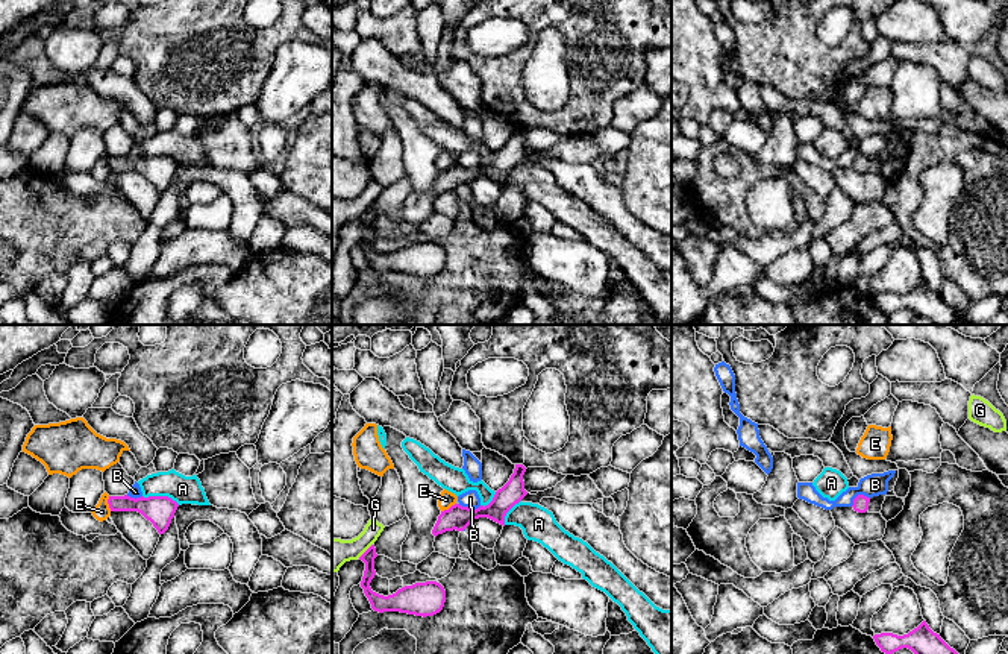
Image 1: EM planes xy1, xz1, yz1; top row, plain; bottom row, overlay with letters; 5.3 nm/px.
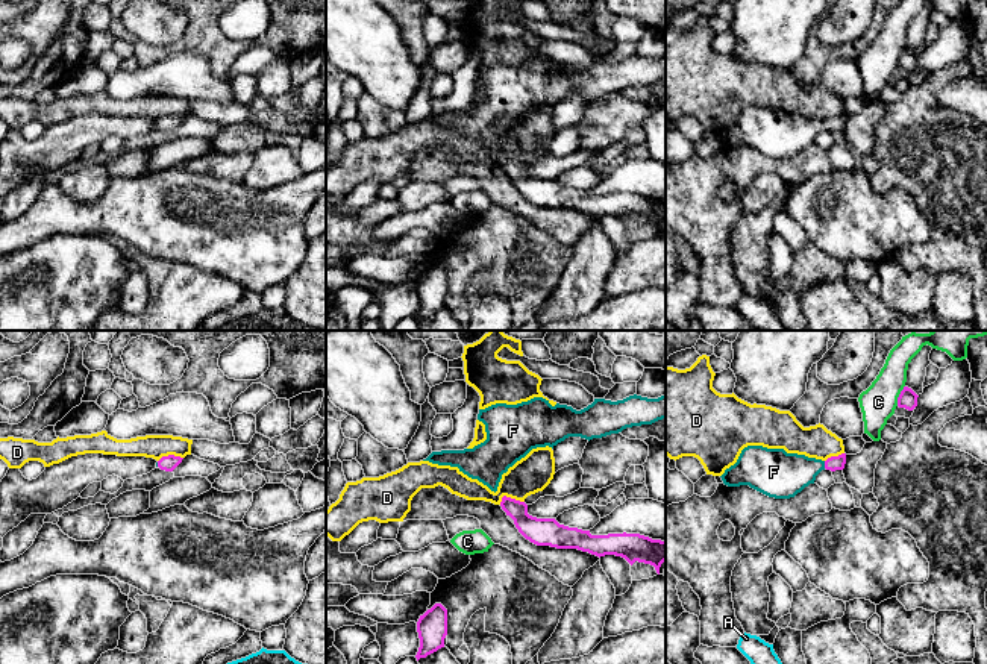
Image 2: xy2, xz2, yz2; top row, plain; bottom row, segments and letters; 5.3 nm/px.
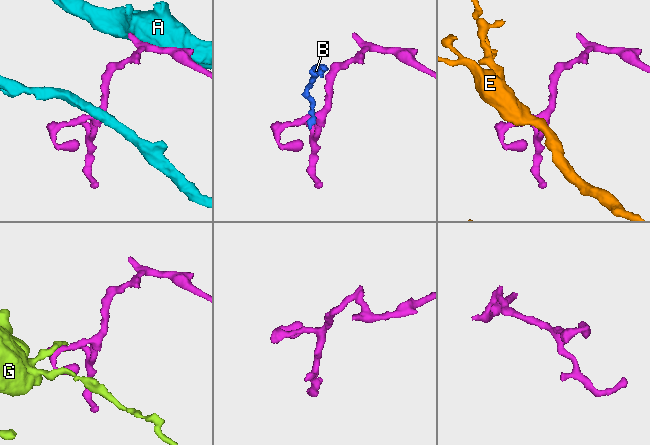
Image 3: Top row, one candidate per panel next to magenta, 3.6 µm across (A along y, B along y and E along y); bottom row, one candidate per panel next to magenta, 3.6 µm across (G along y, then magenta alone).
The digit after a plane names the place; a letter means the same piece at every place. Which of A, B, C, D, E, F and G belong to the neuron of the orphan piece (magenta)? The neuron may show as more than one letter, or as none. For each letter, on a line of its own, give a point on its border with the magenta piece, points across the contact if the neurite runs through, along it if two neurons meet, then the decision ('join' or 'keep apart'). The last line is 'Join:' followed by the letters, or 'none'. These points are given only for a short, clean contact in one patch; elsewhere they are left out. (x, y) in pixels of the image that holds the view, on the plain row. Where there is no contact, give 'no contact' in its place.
A: xy1 (161, 157) | along xy1 (143, 155), (170, 157), (179, 164) | keep apart
B: yz1 (858, 155) | along yz1 (869, 157), (858, 155), (851, 166) | keep apart
C: yz2 (899, 56) | along yz2 (904, 46), (896, 65) | keep apart
D: xz2 (510, 158) | along xz2 (523, 162), (504, 156), (499, 164) | keep apart
E: xy1 (108, 163) | along xy1 (108, 157), (111, 170) | keep apart
F: yz2 (825, 125) | across yz2 (834, 123), (825, 125), (780, 135) | join
G: xz1 (366, 211) | along xz1 (372, 204), (358, 217) | keep apart
Join: F

